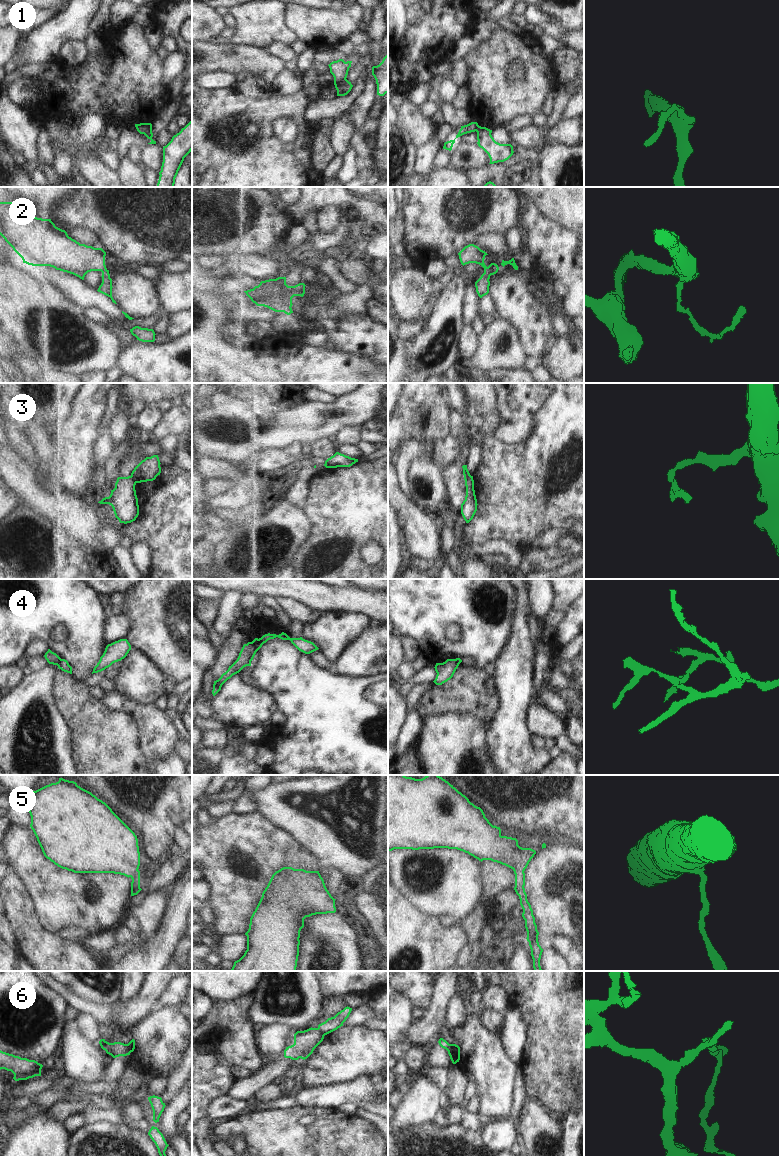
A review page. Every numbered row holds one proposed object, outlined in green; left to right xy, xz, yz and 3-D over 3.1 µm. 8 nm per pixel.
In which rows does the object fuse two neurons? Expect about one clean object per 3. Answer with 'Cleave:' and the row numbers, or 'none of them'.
Cleave: 1, 3, 4, 6

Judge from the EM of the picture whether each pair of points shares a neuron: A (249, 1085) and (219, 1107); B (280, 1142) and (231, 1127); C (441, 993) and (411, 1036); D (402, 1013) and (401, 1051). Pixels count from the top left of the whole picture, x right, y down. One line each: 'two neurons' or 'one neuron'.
A: two neurons
B: one neuron
C: one neuron
D: one neuron

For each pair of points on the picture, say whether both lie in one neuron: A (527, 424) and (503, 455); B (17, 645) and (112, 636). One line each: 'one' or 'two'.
A: two
B: two

